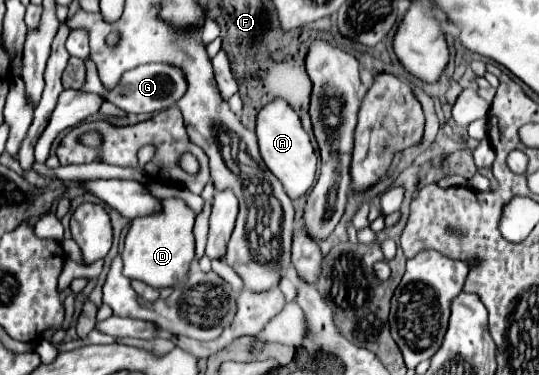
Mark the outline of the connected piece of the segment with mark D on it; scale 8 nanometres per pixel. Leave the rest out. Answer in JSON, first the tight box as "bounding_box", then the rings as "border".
{"bounding_box":[123,197,195,289],"border":[[[169,197],[161,203],[163,207],[159,213],[131,221],[123,251],[123,275],[129,279],[139,279],[157,289],[179,285],[187,277],[189,265],[195,257],[195,213],[179,197]]]}

